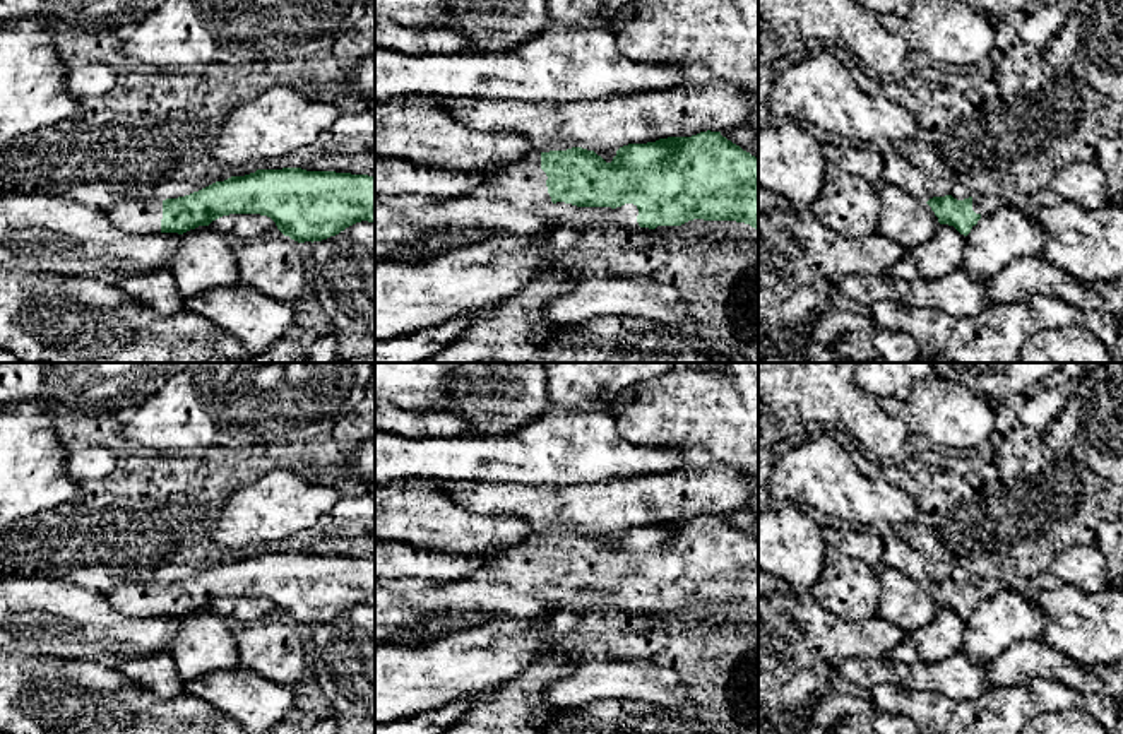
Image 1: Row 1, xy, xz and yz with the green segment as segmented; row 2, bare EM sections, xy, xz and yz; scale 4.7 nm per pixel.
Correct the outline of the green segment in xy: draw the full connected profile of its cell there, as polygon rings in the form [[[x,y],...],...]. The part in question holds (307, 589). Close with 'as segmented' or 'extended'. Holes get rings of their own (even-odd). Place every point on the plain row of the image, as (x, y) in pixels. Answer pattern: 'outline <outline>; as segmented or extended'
outline [[[301,551],[257,553],[178,582],[127,582],[104,597],[116,611],[139,618],[159,614],[183,618],[199,609],[209,609],[223,599],[260,597],[270,601],[284,619],[298,626],[313,626],[336,619],[356,606],[375,606],[375,559]]]; extended

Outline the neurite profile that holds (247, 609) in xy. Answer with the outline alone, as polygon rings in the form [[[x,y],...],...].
[[[229,597],[216,602],[214,613],[236,624],[250,624],[277,616],[276,606],[260,597]]]

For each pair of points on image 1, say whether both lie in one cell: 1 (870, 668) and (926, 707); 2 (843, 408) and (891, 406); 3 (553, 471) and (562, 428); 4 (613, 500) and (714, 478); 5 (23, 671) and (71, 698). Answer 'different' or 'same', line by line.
1: different
2: different
3: same
4: same
5: same

